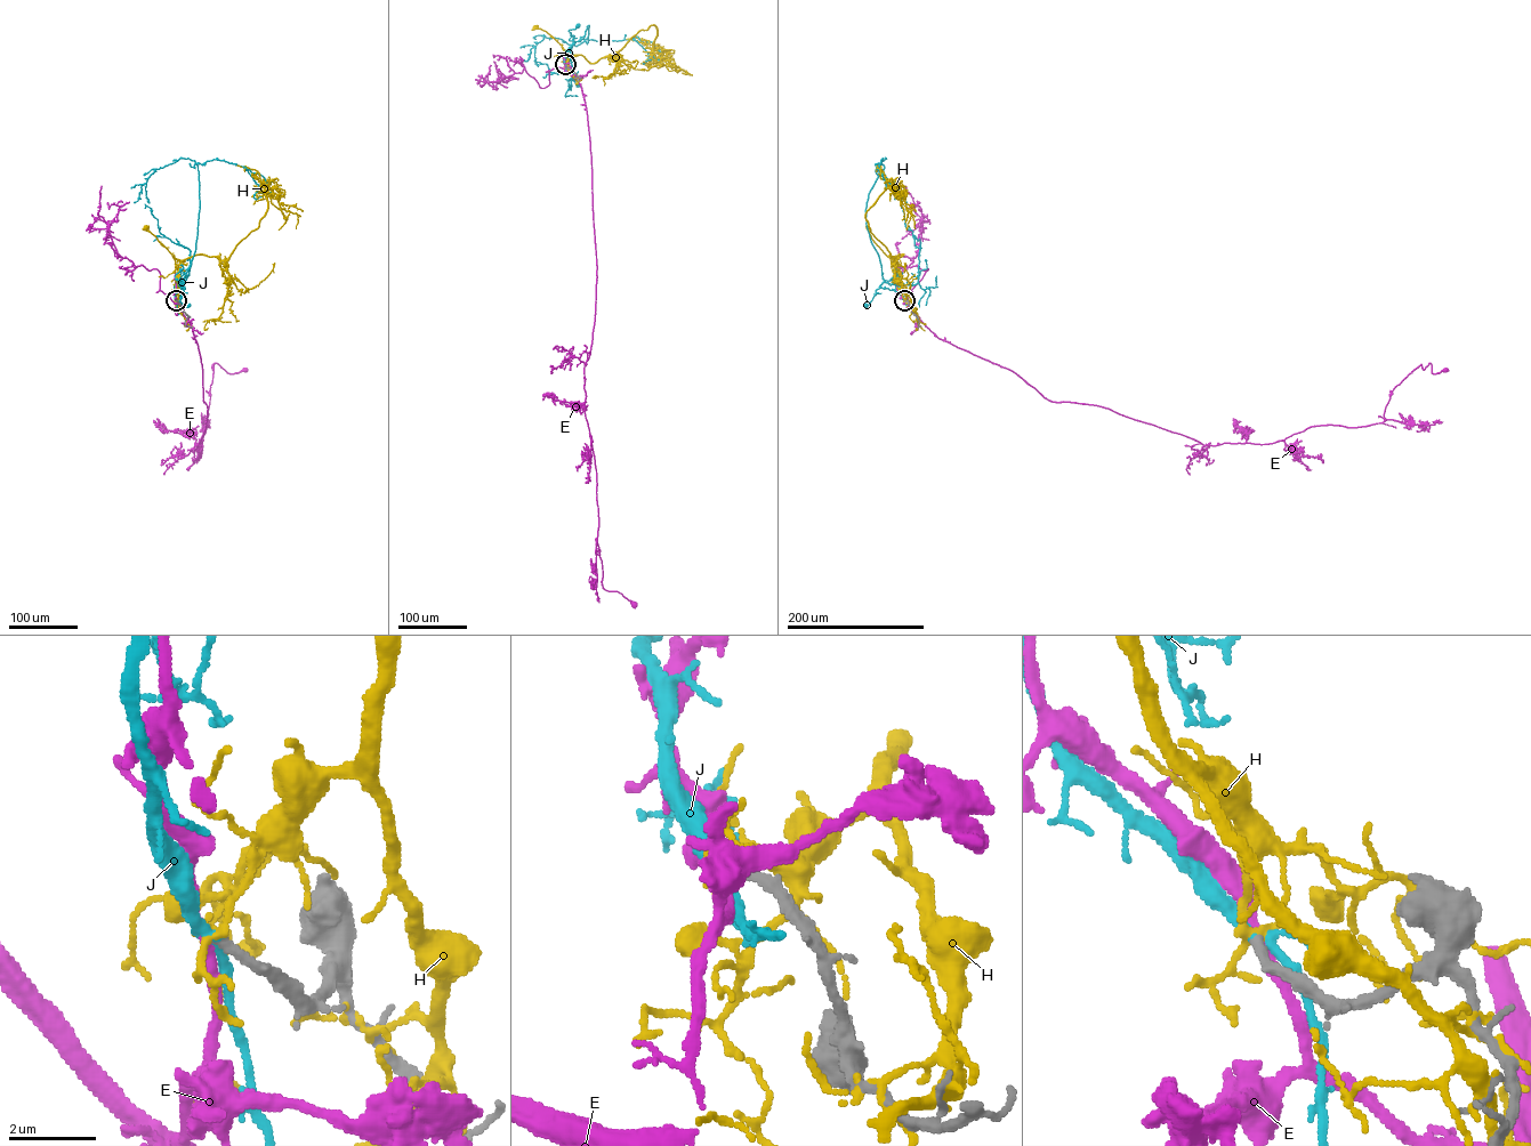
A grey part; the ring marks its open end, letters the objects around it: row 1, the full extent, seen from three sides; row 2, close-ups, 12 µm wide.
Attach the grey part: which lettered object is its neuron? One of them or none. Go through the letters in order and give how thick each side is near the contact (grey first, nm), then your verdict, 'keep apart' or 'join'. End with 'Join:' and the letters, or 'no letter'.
E: 220 nm thick on the grey side, 240 nm on the other; keep apart
H: 240 nm thick on the grey side, 190 nm on the other; keep apart
J: 240 nm thick on the grey side, 150 nm on the other; join
Join: J

